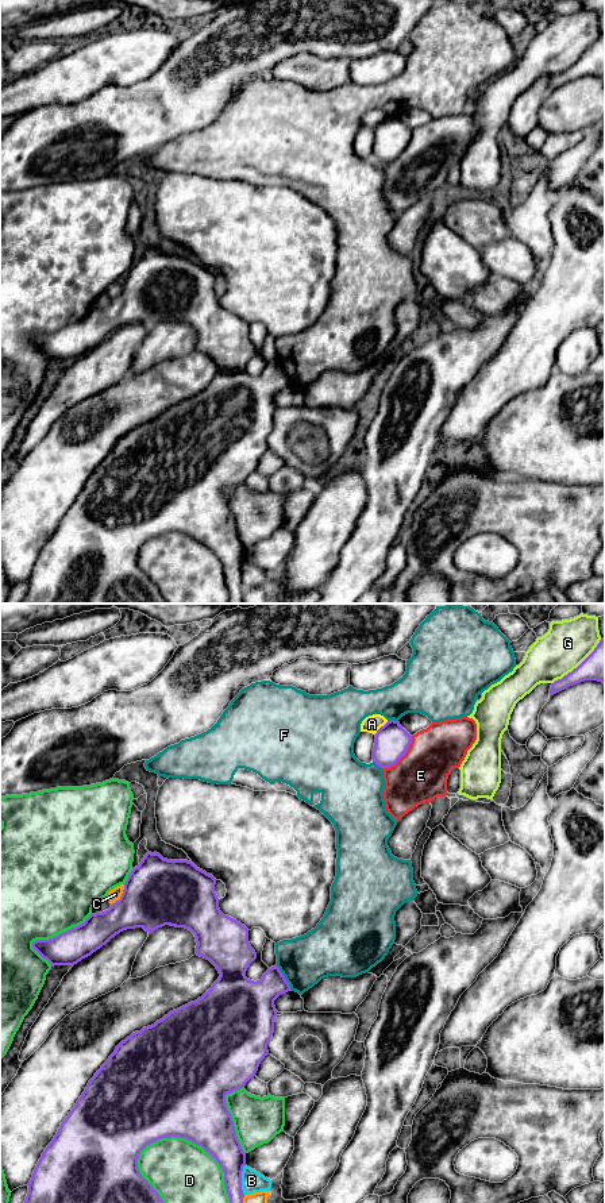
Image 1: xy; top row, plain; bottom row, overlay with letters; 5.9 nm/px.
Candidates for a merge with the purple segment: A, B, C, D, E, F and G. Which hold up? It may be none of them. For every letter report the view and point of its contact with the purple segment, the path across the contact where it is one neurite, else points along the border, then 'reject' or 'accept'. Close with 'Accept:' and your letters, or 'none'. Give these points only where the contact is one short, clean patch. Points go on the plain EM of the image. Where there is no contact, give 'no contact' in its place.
A: xy (381, 122) | reject
B: xy (241, 574) | reject
C: xy (122, 290) | reject
D: xy (201, 542) | reject
E: xy (401, 151) | reject
F: xy (284, 373) | reject
G: xy (580, 60) | reject
Accept: none

